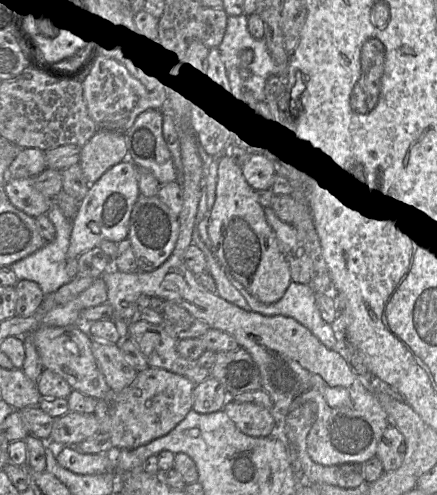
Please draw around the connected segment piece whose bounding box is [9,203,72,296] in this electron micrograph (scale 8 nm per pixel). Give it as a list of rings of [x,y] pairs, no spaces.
[[[55,203],[46,215],[55,227],[55,238],[9,266],[18,280],[36,282],[45,296],[71,281],[66,272],[66,254],[72,231],[72,220]]]

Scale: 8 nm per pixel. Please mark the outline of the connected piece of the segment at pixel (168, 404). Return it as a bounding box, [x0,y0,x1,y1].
[94,367,195,449]

